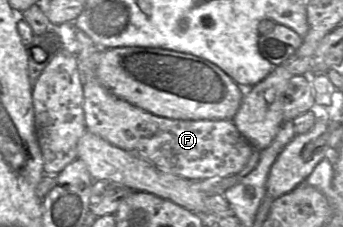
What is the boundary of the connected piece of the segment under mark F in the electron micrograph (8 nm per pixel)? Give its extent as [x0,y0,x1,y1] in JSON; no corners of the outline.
[75,26,253,181]

